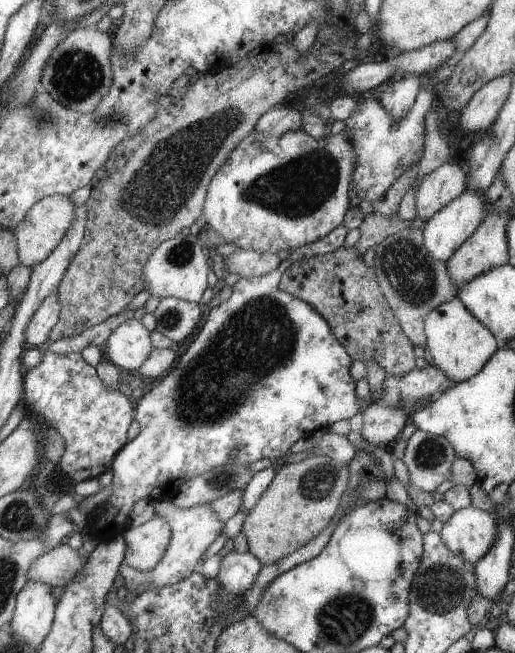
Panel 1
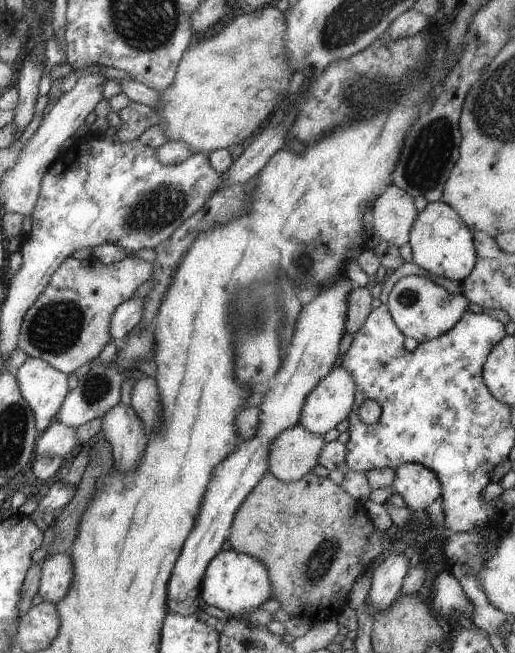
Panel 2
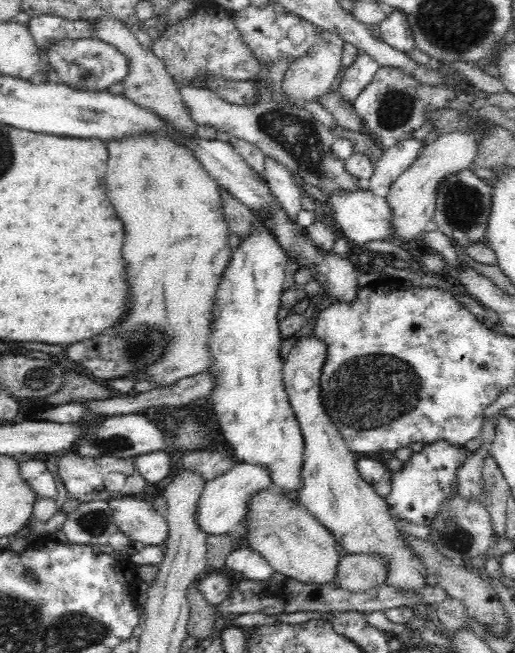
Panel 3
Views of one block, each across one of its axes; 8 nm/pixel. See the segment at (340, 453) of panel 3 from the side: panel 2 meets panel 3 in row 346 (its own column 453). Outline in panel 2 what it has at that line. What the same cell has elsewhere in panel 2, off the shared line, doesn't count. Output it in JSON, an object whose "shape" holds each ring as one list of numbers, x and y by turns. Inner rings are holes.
{"shape":[[418,275,403,276,396,280,387,294,386,305,401,334,415,338,419,343,443,334,466,310,472,308,463,293,453,295,440,285]]}

